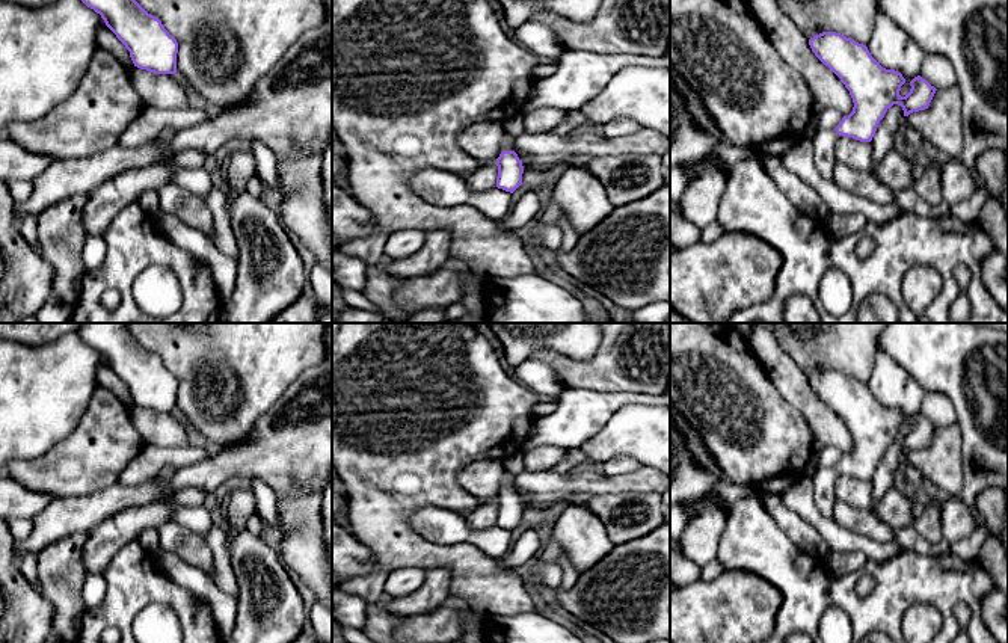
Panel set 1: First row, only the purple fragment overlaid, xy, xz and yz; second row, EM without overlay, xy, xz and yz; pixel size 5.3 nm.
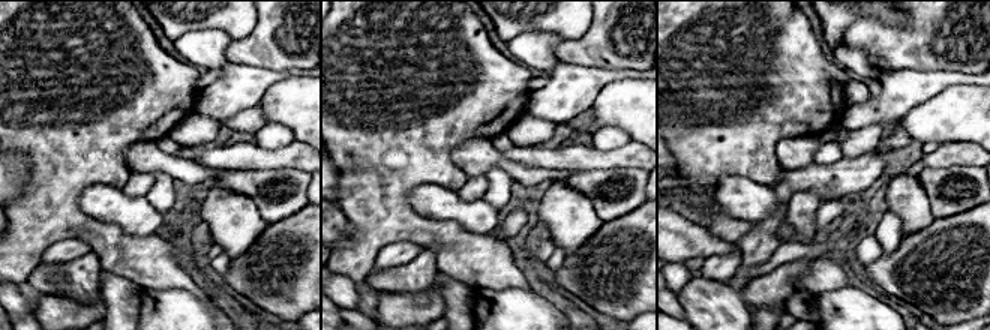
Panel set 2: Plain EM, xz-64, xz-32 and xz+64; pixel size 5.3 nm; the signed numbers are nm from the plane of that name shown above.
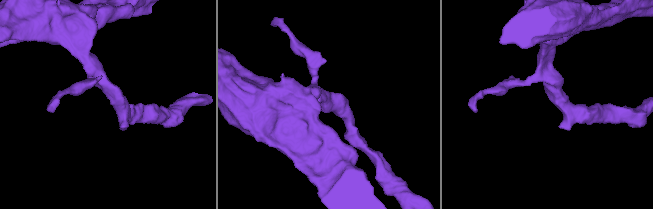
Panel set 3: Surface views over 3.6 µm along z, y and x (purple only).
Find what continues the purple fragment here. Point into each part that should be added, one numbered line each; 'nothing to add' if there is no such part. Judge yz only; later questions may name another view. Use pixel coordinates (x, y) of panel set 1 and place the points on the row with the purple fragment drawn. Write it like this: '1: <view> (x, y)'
1: yz (824, 141)

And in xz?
1: xz (510, 141)

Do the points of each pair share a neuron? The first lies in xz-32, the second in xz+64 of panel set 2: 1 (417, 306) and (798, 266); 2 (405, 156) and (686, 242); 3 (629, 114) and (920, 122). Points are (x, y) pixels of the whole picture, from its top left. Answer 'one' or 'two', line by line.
1: one
2: two
3: one

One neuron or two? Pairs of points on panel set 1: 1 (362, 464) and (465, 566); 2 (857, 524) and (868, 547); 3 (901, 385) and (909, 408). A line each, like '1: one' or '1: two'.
1: one
2: two
3: one

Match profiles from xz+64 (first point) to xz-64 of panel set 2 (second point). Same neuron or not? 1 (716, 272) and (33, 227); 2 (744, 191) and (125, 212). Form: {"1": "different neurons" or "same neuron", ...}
{"1": "different neurons", "2": "same neuron"}

